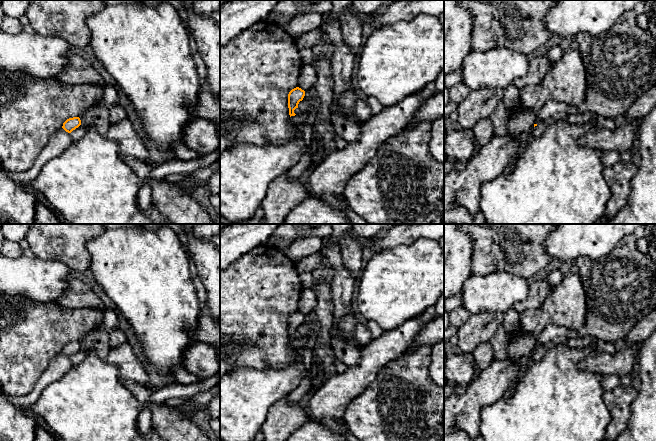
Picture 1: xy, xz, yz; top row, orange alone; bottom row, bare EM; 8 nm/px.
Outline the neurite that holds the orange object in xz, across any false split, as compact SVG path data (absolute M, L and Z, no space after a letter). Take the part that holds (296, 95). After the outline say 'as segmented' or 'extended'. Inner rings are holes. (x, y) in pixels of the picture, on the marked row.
M299 87L292 89L288 94L288 108L289 108L289 115L295 116L294 110L298 108L298 104L300 101L303 100L305 96L305 91Z; as segmented

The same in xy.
M73 117L73 118L69 118L67 119L64 123L62 128L68 132L71 133L73 130L75 130L76 128L78 128L81 125L81 120L79 117Z; as segmented

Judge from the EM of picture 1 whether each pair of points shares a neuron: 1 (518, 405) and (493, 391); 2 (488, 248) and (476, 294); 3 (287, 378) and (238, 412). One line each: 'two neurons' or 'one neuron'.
1: two neurons
2: two neurons
3: one neuron

